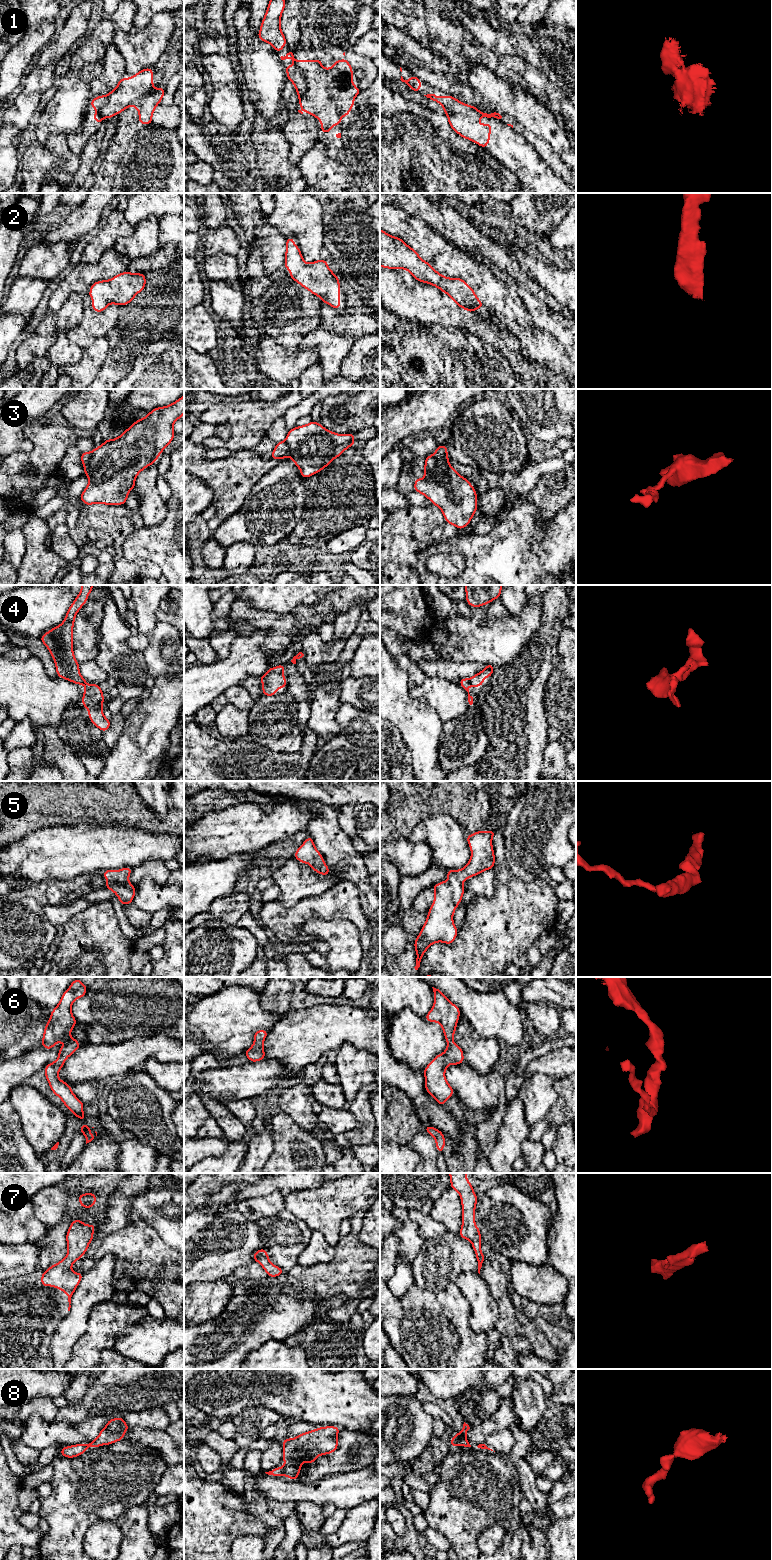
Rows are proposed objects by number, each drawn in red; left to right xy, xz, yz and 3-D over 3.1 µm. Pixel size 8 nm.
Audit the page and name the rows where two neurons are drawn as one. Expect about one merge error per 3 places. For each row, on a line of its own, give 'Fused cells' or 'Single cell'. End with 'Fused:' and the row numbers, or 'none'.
1: Fused cells
2: Single cell
3: Fused cells
4: Single cell
5: Single cell
6: Single cell
7: Single cell
8: Single cell
Fused: 1, 3

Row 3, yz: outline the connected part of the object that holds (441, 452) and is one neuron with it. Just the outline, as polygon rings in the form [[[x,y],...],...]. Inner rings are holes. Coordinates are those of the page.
[[[445,444],[438,446],[438,448],[436,449],[436,451],[434,452],[434,457],[436,459],[444,459],[444,458],[448,458],[448,453],[447,453],[447,447]]]

